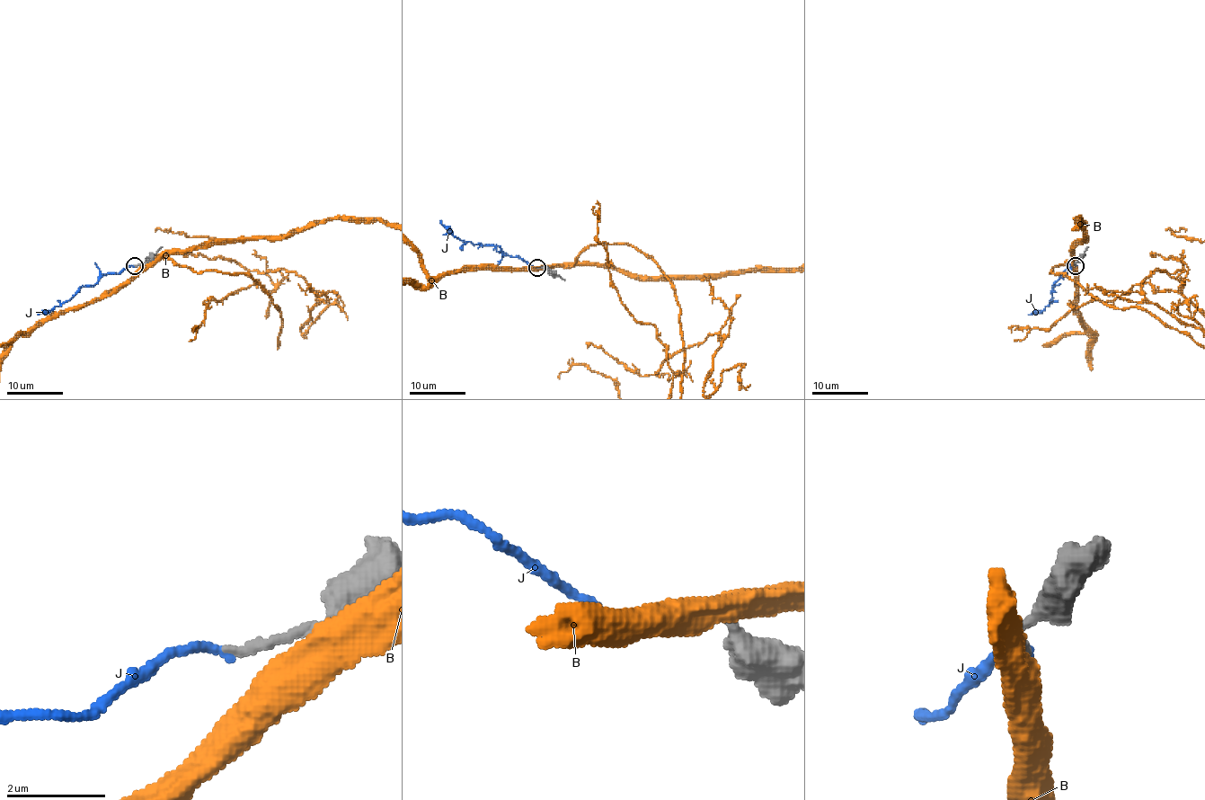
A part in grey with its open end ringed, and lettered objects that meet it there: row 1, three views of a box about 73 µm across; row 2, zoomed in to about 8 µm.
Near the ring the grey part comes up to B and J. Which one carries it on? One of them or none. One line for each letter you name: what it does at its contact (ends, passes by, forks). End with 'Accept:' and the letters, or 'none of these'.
Accept: none of these

